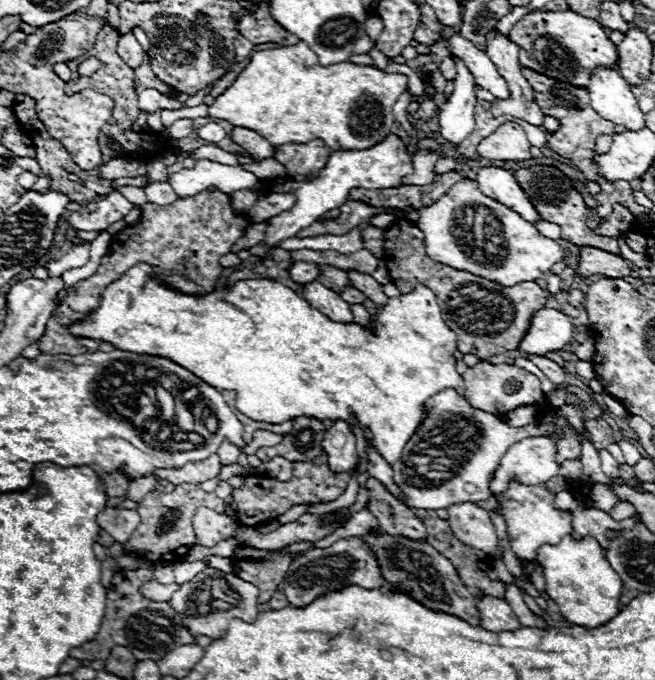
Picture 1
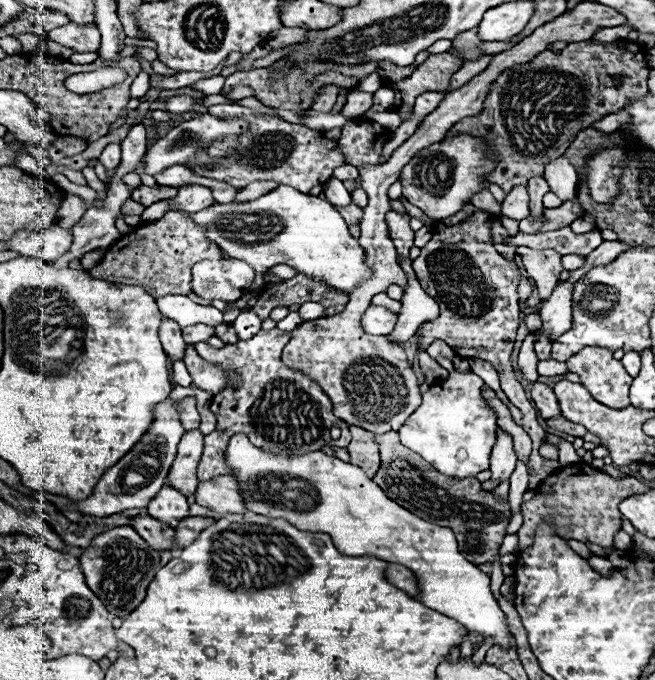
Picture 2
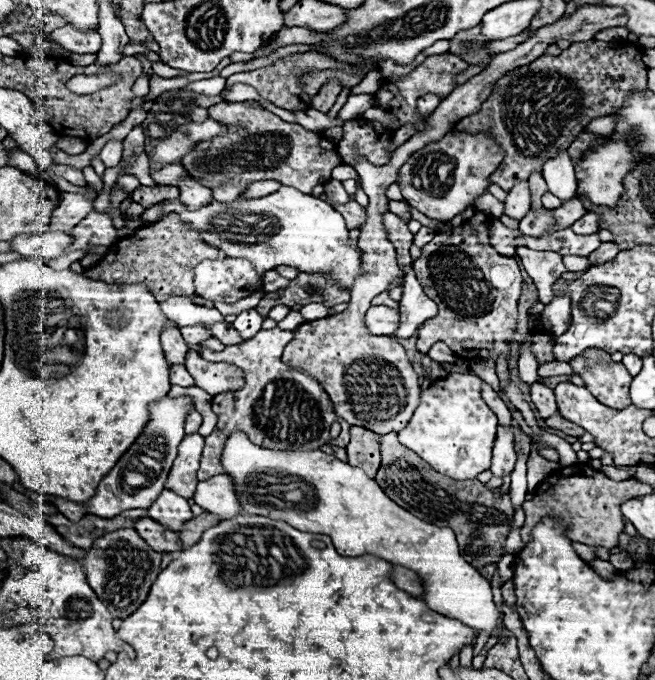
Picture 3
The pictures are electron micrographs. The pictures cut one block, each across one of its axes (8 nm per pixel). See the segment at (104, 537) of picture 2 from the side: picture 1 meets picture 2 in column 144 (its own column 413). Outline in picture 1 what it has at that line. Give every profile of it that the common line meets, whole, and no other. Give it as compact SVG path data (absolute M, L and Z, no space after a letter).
M384 532L380 536L374 536L374 534L364 536L362 540L372 544L374 554L378 556L382 576L386 578L388 584L392 584L392 586L402 584L420 604L424 604L430 610L454 614L454 616L466 620L470 626L480 626L480 612L476 608L474 596L460 582L458 572L454 570L450 560L440 556L428 542L412 542L408 538L390 536Z

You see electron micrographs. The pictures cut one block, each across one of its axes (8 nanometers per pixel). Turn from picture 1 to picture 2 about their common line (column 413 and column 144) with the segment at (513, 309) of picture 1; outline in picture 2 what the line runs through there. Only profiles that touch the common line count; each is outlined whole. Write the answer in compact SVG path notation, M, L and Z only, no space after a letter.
M168 210L160 220L146 222L146 226L142 224L134 228L130 234L122 236L114 246L110 246L102 262L90 270L90 276L116 284L142 286L154 298L166 294L190 294L192 266L198 260L218 258L222 258L222 250L206 238L204 226L198 226L192 218L178 210Z

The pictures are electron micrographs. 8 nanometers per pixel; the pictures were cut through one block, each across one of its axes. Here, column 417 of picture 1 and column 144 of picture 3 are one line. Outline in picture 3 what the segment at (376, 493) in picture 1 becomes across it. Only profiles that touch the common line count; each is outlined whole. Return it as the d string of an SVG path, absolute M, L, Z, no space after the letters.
M140 518L134 522L136 532L154 548L156 552L176 552L182 550L178 544L178 534L172 530L164 530L164 526L152 518Z

